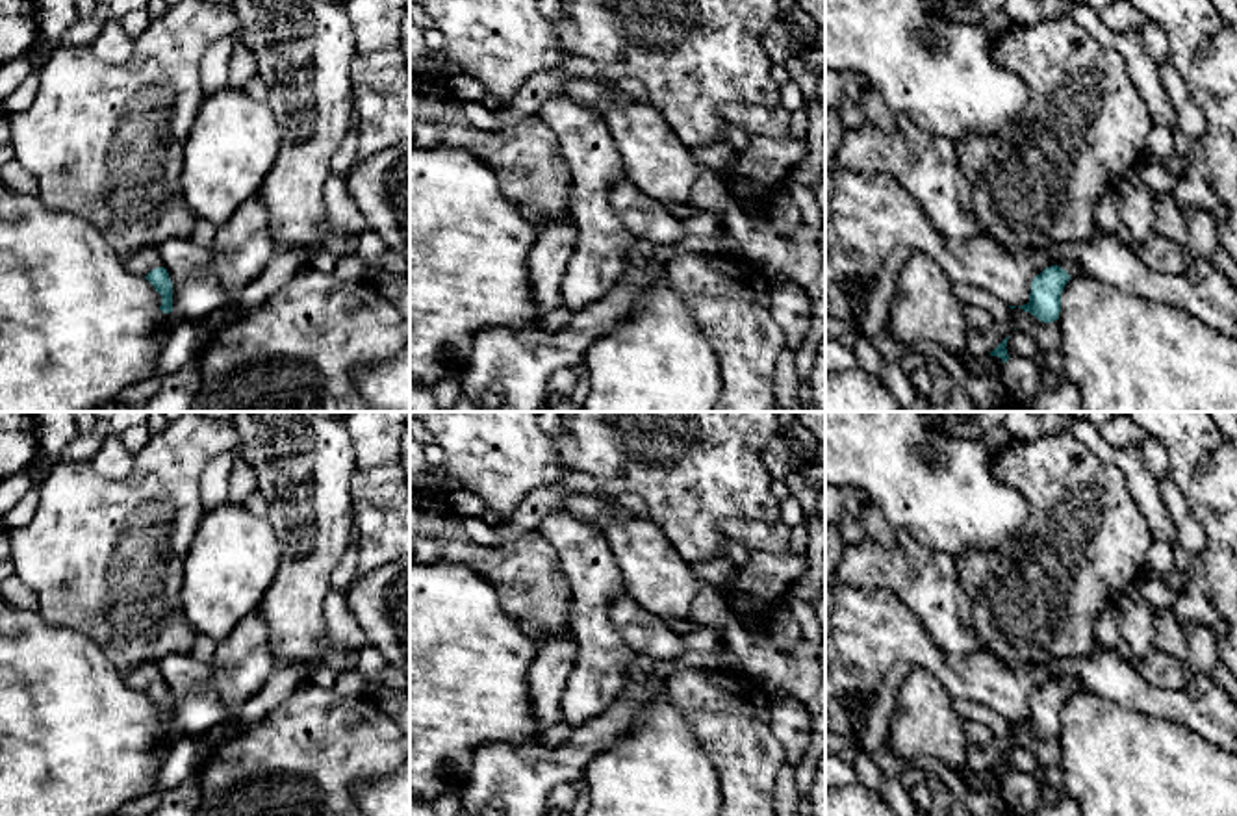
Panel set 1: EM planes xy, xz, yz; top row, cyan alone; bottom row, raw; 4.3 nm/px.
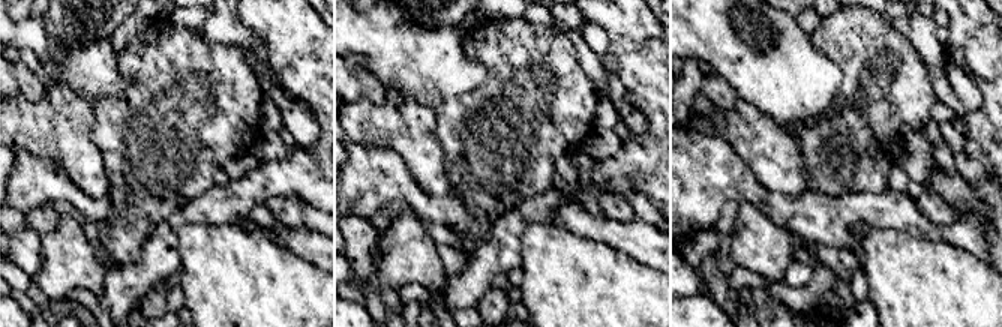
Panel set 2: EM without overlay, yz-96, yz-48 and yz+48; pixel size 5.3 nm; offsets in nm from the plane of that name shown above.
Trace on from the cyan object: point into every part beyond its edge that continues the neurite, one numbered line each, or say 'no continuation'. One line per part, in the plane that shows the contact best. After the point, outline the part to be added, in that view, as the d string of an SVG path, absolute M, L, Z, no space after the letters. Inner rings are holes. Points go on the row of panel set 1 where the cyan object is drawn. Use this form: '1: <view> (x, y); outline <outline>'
1: xy (140, 260); outline M137 245L124 252L124 267L137 274L147 276L152 269L163 267L158 249L150 245Z

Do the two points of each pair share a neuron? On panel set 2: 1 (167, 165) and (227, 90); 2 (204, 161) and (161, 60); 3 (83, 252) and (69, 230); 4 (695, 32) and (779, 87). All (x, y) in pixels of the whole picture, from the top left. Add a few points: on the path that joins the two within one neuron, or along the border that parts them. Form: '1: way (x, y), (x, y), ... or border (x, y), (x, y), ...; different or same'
1: way (167, 146), (189, 122), (197, 120), (207, 110); same
2: way (212, 135), (212, 107), (186, 81); same
3: way (77, 246), (69, 236); same
4: way (716, 32), (723, 32), (758, 66); same

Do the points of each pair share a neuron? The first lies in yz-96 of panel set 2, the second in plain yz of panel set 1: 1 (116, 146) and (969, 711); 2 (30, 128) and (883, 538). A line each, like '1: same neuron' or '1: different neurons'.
1: different neurons
2: different neurons

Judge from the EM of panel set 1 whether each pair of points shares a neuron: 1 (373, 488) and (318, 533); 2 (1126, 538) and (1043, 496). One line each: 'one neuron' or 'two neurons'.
1: two neurons
2: one neuron

